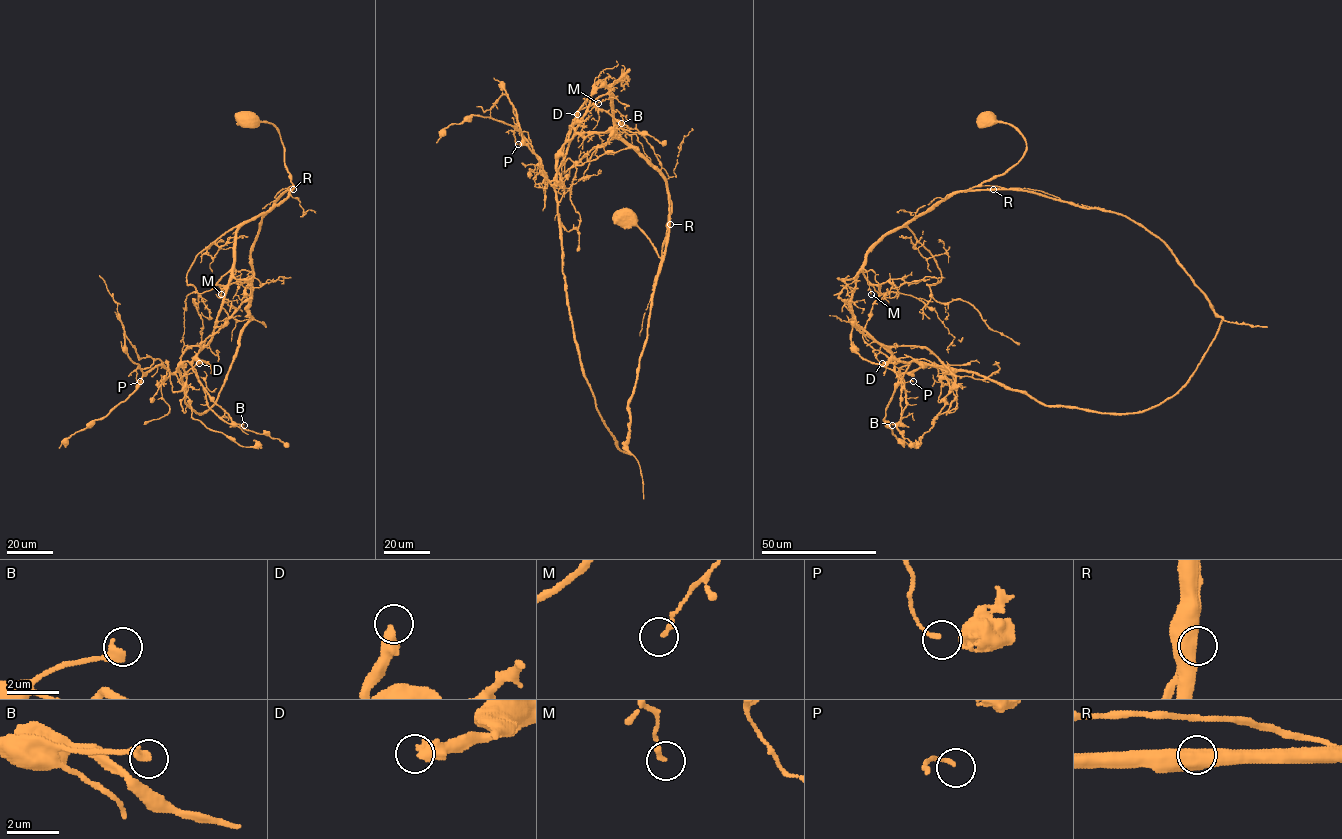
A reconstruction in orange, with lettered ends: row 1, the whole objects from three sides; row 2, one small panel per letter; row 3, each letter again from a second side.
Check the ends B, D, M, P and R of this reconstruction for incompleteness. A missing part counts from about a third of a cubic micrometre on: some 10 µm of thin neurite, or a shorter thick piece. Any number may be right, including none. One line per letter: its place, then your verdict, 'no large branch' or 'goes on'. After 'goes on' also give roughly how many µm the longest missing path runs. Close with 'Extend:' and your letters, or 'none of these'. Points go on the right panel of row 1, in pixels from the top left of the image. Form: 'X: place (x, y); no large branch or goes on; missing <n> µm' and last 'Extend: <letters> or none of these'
B: place (892, 425); no large branch
D: place (882, 363); goes on; missing 25 µm
M: place (871, 294); no large branch
P: place (913, 381); no large branch
R: place (993, 189); no large branch
Extend: D

